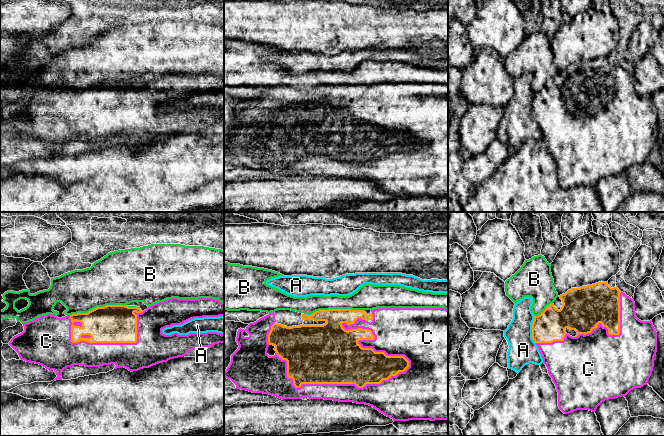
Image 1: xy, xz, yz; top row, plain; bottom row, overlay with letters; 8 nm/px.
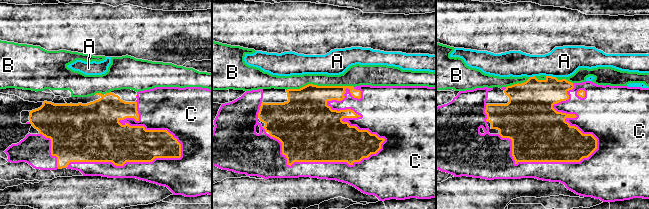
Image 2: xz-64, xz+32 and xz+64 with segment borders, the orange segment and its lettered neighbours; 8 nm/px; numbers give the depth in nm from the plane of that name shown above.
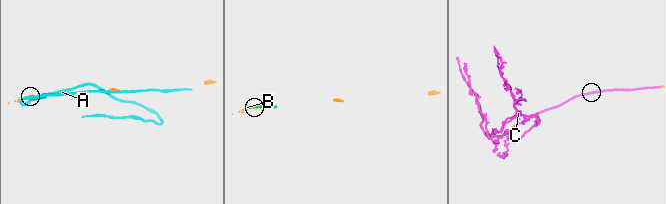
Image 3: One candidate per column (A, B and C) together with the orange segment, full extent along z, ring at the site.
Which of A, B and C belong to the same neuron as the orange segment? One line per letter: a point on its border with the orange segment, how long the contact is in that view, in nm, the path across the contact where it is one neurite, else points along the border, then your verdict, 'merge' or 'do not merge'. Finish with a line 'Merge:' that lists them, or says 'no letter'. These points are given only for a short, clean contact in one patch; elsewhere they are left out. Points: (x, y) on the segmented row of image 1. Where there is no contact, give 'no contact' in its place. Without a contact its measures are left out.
A: meets orange in yz at (532, 330); contact 220 nm long; do not merge
B: meets orange in xy at (97, 307); contact 460 nm long; do not merge
C: meets orange in xz at (333, 383); contact 1100 nm long; merge
Merge: C

